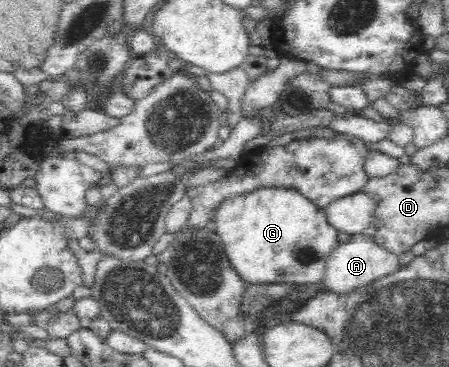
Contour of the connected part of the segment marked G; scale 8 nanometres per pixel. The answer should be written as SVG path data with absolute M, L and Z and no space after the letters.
M265 187L225 197L213 212L211 220L215 232L225 245L231 265L244 282L295 281L307 284L322 280L329 253L339 246L337 229L329 224L325 208L317 206L309 197L292 188Z

